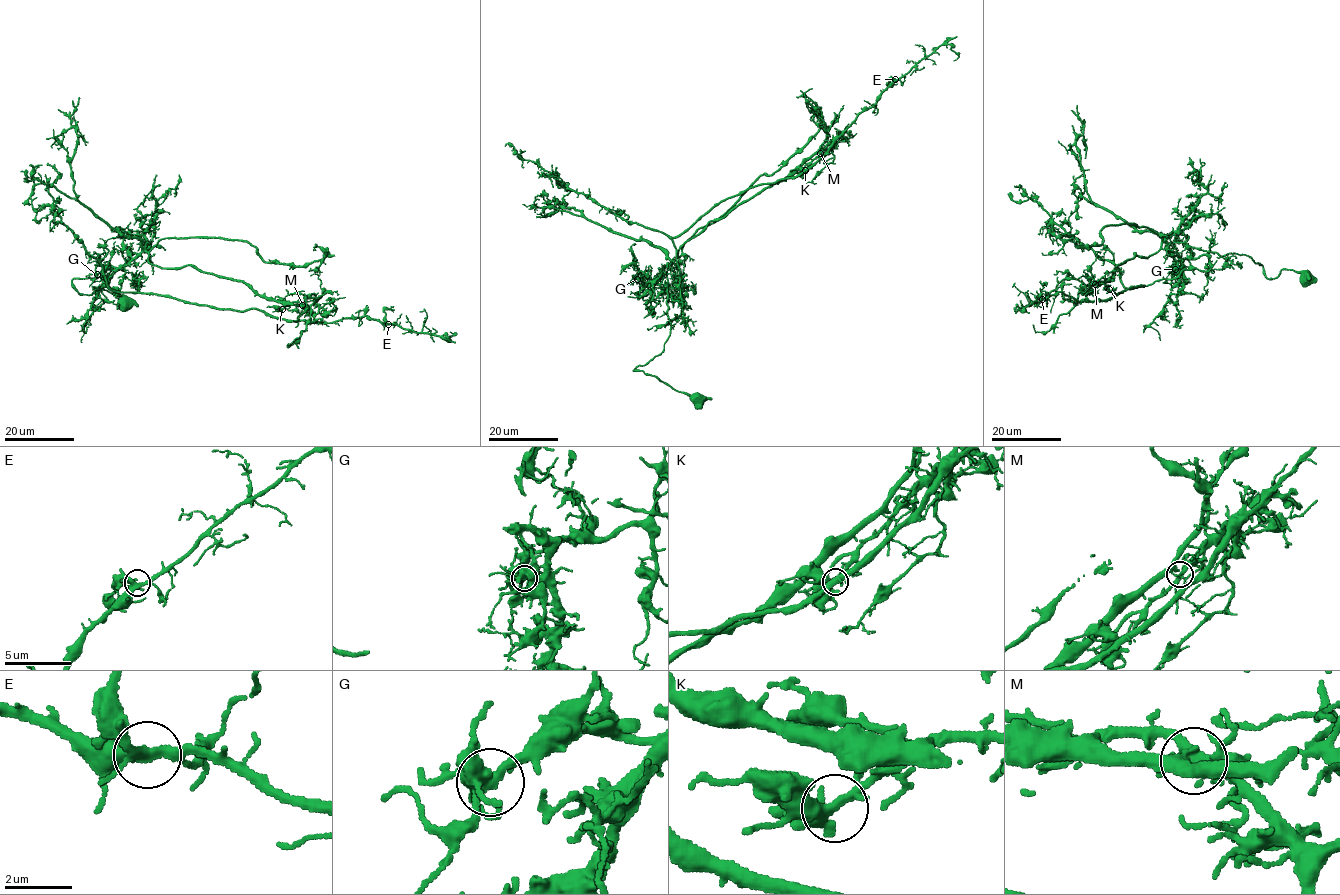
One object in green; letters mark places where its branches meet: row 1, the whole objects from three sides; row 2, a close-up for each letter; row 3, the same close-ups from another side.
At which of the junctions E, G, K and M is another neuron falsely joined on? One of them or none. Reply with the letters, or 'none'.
M

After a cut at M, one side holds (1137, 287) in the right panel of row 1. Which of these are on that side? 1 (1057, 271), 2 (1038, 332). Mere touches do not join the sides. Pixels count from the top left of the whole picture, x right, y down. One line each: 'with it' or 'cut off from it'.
1: cut off from it
2: cut off from it

